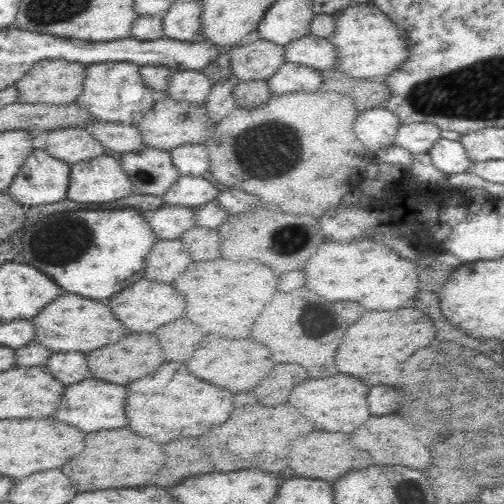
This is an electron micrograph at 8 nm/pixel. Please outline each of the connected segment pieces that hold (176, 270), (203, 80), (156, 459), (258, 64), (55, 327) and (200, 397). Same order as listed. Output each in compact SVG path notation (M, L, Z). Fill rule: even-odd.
M157 239L144 262L146 278L172 282L188 268L189 264L192 264L192 257L180 239Z
M182 70L173 72L165 96L176 101L188 101L192 104L202 104L210 95L215 81L200 71Z
M130 428L102 430L86 434L86 450L70 460L68 476L80 492L94 492L104 488L132 488L132 484L144 486L162 468L162 446L150 438L140 438Z
M262 39L234 47L230 56L235 81L266 81L286 62L283 46Z
M76 294L58 296L31 321L34 327L34 340L54 352L90 352L108 344L116 344L116 340L122 340L126 334L124 326L114 318L106 304Z
M168 362L162 364L156 372L140 378L128 386L126 392L126 416L130 420L130 428L144 436L160 438L160 442L170 442L178 436L202 436L210 428L220 426L228 420L234 404L234 394L216 388L190 374L186 364Z

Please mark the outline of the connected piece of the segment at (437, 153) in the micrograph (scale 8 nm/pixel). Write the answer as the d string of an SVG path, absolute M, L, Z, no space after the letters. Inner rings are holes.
M440 137L430 148L430 161L438 170L448 174L460 174L470 171L472 162L468 159L464 145L460 141Z

